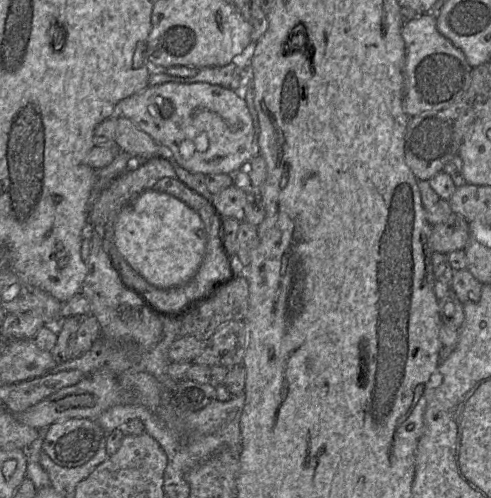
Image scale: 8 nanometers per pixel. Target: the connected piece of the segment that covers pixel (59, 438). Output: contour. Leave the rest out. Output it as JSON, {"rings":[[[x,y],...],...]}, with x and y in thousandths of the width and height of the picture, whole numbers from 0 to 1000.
{"rings":[[[147,839],[88,863],[86,906],[126,938],[157,938],[193,914],[212,876],[196,843]]]}

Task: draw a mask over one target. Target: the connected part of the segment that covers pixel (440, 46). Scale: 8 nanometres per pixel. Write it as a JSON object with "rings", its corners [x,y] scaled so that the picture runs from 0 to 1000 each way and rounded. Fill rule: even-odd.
{"rings":[[[864,28],[825,42],[819,54],[827,112],[823,131],[825,177],[821,221],[833,235],[906,219],[951,183],[963,137],[945,106],[890,56],[884,28]]]}

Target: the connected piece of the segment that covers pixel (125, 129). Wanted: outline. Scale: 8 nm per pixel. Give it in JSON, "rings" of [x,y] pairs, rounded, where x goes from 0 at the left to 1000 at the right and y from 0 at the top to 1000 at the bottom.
{"rings":[[[238,233],[232,289],[244,303],[281,319],[301,321],[328,313],[326,293],[316,281],[251,233]]]}

